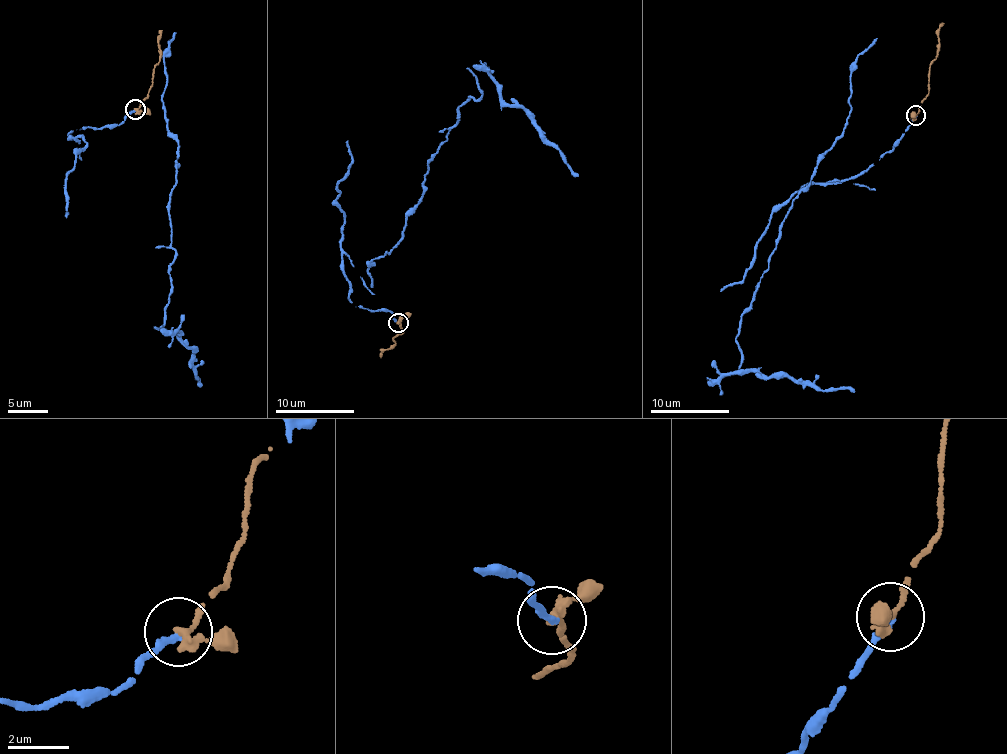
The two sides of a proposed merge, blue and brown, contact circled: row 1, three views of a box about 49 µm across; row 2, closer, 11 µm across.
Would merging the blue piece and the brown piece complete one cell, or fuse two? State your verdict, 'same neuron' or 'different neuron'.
same neuron

